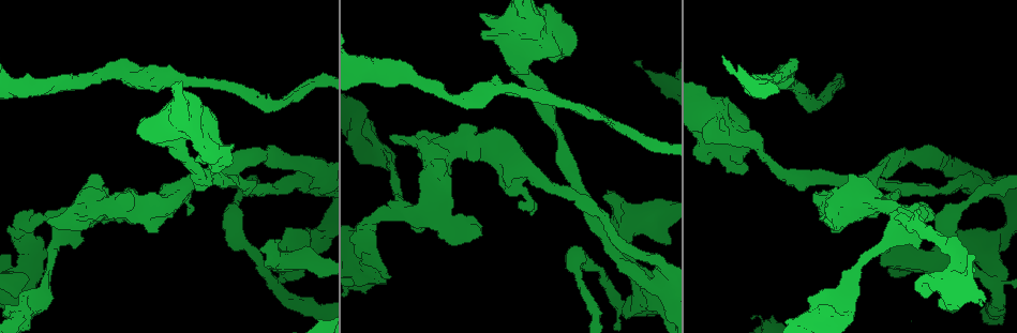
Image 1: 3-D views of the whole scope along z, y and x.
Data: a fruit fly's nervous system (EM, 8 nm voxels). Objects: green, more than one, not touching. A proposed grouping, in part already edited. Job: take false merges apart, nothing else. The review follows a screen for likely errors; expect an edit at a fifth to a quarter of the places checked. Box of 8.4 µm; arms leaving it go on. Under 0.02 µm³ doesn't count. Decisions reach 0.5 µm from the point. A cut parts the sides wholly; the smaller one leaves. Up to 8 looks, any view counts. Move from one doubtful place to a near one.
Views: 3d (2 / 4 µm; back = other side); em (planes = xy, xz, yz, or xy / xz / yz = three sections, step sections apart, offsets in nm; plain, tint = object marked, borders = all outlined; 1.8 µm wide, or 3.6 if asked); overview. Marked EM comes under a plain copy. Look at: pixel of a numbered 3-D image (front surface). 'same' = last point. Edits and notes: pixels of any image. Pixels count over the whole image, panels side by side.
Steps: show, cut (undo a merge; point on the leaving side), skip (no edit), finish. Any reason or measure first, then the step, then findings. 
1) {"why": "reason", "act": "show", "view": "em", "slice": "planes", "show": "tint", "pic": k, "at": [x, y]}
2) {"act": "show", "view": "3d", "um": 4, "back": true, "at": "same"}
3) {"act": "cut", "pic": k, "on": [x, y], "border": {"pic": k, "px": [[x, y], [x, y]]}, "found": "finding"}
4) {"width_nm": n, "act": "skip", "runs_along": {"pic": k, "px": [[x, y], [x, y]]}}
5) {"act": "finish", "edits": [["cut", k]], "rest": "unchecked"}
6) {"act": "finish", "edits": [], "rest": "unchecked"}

{"why": "abrupt turn", "act": "show", "view": "em", "um": 3.6, "slice": "planes", "show": "borders", "pic": 1, "at": [278, 280]}

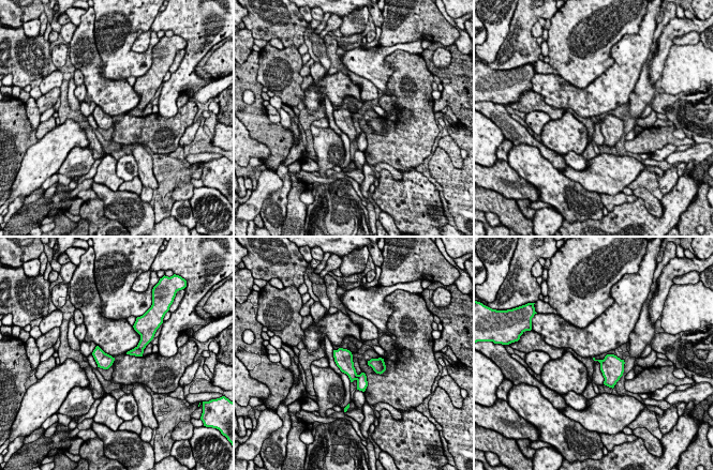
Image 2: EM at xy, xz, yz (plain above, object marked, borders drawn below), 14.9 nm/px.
{"act": "cut", "pic": 2, "on": [346, 365], "border": {"pic": 2, "px": [[358, 375], [355, 379]]}, "found": "two neurons meet here"}

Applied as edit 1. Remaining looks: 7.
{"why": "looks like a crossing", "act": "show", "view": "em", "slice": "xy", "step": 16, "show": "tint", "pic": 1, "at": [578, 189]}

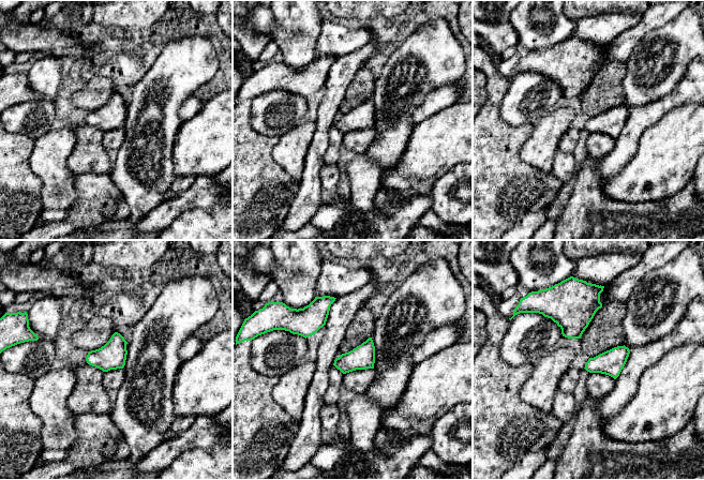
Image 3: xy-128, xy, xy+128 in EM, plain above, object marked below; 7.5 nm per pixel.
{"act": "skip", "found": "all the same neuron"}

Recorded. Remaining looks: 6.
{"why": "four or more arms meet", "act": "show", "view": "em", "slice": "xz", "step": 16, "show": "tint", "pic": 1, "at": [433, 207]}

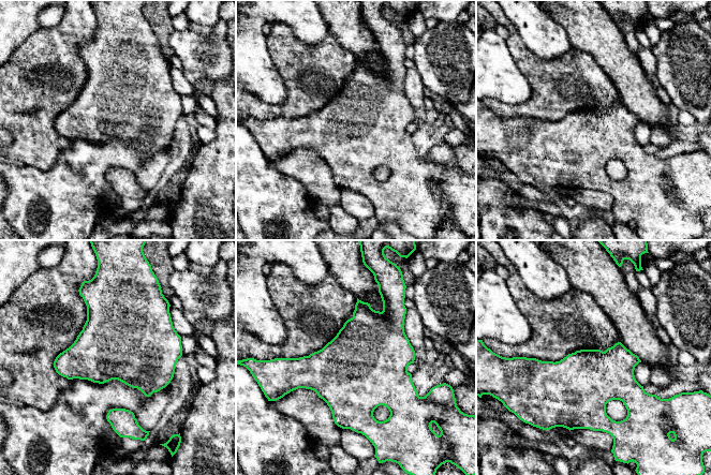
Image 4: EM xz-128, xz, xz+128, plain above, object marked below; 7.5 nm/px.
{"act": "skip", "found": "one neuron here"}

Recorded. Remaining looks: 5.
{"act": "finish", "edits": [["cut", 2]], "rest": "unchecked"}

